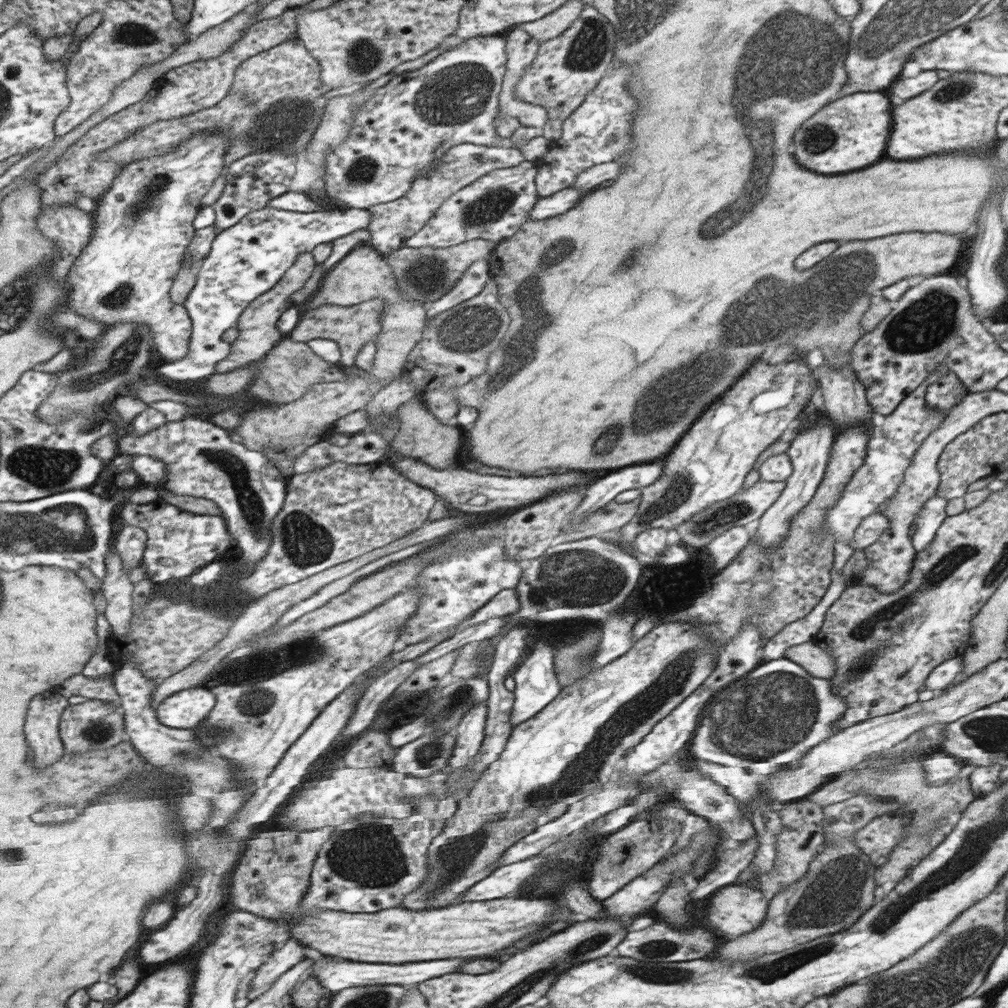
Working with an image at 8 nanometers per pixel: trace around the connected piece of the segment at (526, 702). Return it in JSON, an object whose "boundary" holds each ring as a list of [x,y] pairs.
{"boundary":[[[539,640],[535,644],[535,648],[527,656],[527,660],[523,660],[523,664],[513,672],[511,678],[515,682],[515,692],[513,692],[515,694],[515,702],[513,702],[513,712],[511,712],[511,728],[521,724],[521,722],[525,722],[525,720],[529,720],[537,712],[541,712],[561,692],[561,684],[559,684],[559,680],[555,676],[553,650],[543,640]]]}

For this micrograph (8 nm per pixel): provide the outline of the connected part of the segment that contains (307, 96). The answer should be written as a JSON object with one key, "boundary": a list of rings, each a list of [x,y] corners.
{"boundary":[[[299,40],[279,44],[273,50],[253,56],[239,68],[231,94],[217,108],[209,108],[183,120],[153,124],[143,132],[137,132],[137,136],[125,140],[125,144],[117,144],[105,156],[125,162],[139,162],[151,156],[173,152],[185,138],[193,136],[195,132],[217,128],[229,128],[235,134],[233,148],[229,148],[227,154],[227,168],[255,152],[303,152],[309,148],[315,132],[319,130],[325,116],[325,106],[331,100],[325,98],[327,90],[331,88],[325,86],[321,72],[321,62],[317,62],[317,58],[313,58]]]}

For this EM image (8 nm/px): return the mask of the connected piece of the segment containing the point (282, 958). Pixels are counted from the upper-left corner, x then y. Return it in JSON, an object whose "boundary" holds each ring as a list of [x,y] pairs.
{"boundary":[[[289,938],[285,942],[285,946],[281,946],[279,950],[275,950],[265,964],[255,972],[255,978],[251,982],[251,994],[263,994],[265,990],[269,990],[273,986],[273,982],[283,976],[285,972],[293,970],[301,960],[305,958],[315,958],[317,950],[301,944],[295,938]]]}

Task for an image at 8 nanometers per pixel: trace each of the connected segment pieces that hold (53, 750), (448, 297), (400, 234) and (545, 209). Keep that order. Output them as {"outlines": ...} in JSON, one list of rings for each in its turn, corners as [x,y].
{"outlines":[[[[45,692],[45,696],[37,696],[37,700],[33,700],[25,732],[29,736],[29,746],[35,752],[35,770],[43,772],[49,766],[59,764],[67,754],[65,742],[61,742],[59,736],[59,724],[69,704],[69,698],[61,692]]],[[[483,258],[483,260],[477,260],[475,264],[471,264],[463,276],[457,280],[457,284],[445,294],[441,296],[439,300],[431,302],[429,304],[429,318],[445,312],[445,310],[451,310],[453,306],[477,296],[479,292],[485,290],[487,282],[489,282],[489,270],[491,270],[491,264],[489,264],[489,258]]],[[[459,144],[457,148],[447,150],[441,158],[433,160],[431,166],[419,174],[407,196],[401,196],[399,200],[393,200],[389,204],[377,204],[375,208],[369,208],[373,212],[373,220],[367,226],[369,240],[367,244],[377,250],[383,256],[389,256],[391,252],[397,252],[407,246],[407,240],[413,238],[445,204],[445,200],[451,200],[457,196],[457,192],[469,188],[469,184],[477,182],[481,176],[497,170],[507,170],[507,168],[517,168],[523,164],[527,158],[519,148],[487,148],[487,146],[473,146],[473,144]]],[[[565,188],[565,192],[557,192],[555,196],[539,198],[537,204],[531,208],[529,216],[531,216],[531,220],[561,216],[567,210],[575,208],[581,202],[581,198],[585,198],[585,194],[589,194],[589,192],[581,192],[581,190],[575,190],[575,188]]]]}

